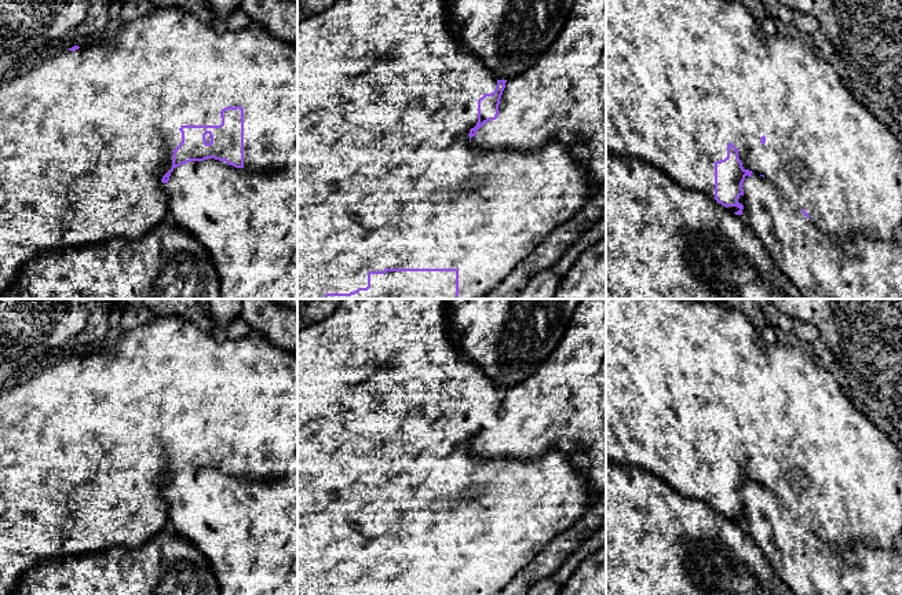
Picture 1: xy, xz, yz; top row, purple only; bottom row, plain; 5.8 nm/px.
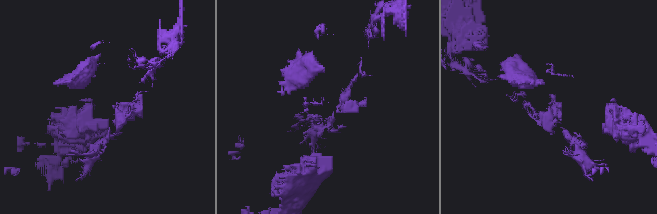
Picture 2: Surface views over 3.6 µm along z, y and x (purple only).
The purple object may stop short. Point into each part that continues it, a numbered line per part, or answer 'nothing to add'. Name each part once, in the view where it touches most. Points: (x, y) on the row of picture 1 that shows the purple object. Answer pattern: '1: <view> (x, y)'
1: xy (86, 138)

